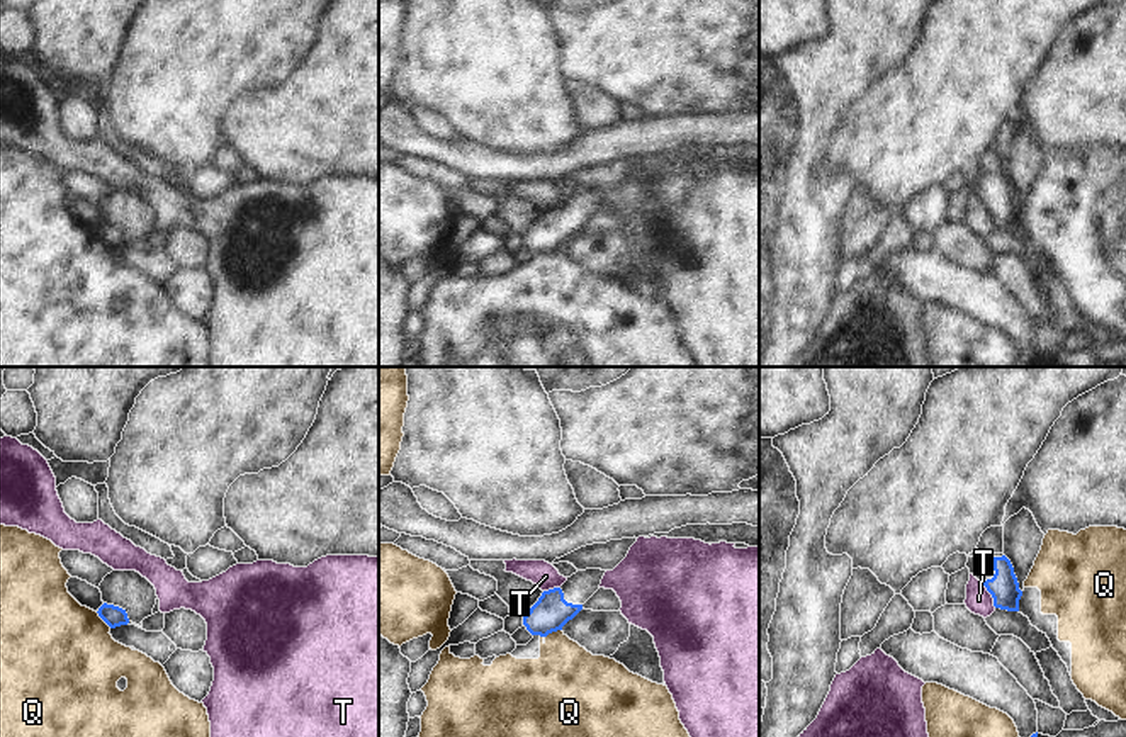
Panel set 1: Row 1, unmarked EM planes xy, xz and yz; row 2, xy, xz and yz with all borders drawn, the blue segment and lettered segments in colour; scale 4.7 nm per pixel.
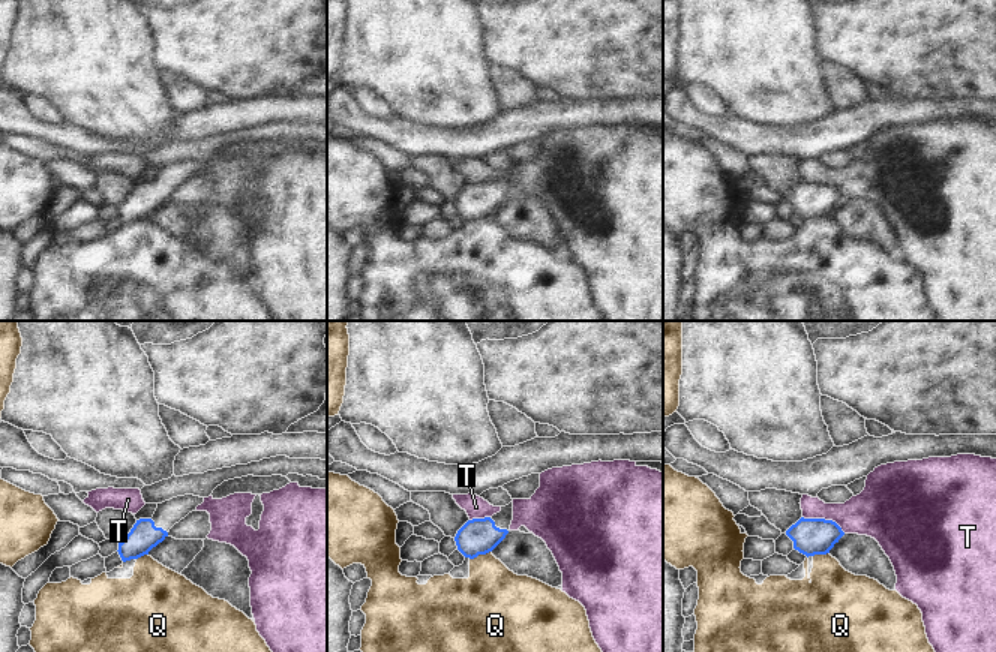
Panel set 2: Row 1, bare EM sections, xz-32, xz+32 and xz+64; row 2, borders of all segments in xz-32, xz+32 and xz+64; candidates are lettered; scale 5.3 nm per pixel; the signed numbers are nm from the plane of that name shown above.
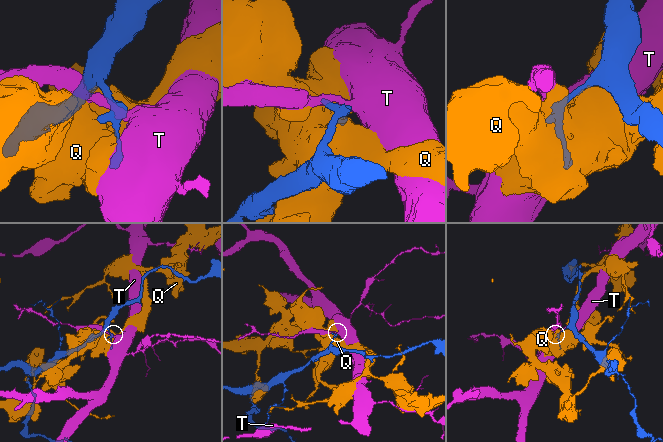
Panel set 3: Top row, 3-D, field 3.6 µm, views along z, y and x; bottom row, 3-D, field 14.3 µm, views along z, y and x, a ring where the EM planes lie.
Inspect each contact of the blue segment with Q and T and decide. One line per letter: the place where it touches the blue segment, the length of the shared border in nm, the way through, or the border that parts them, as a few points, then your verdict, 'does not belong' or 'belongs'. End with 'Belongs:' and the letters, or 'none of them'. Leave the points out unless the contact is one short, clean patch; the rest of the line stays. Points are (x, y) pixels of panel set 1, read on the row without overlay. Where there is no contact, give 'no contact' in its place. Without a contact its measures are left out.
Q: xy (104, 240) | 110 nm | does not belong
T: yz (990, 213) | 140 nm | along yz (982, 202), (996, 226) | does not belong
Belongs: none of them

